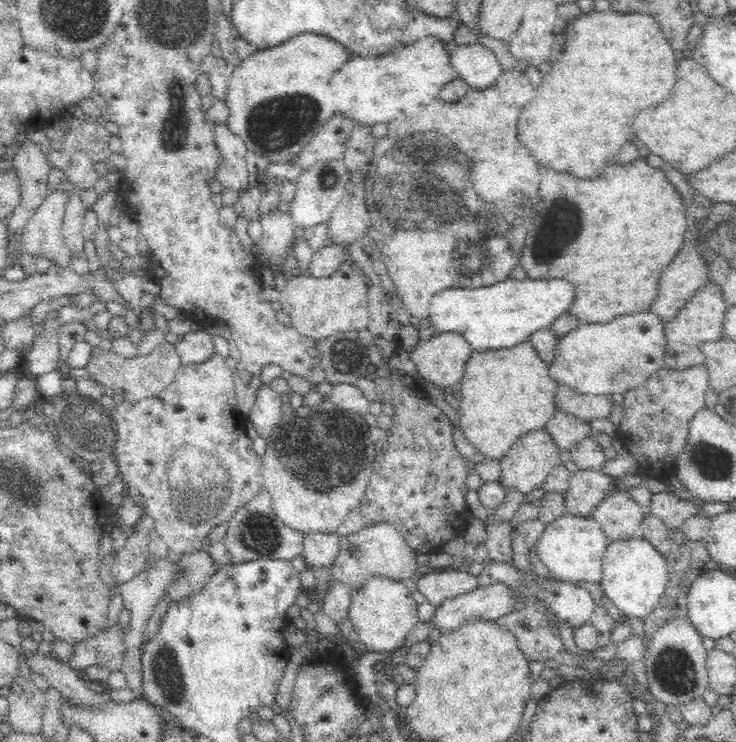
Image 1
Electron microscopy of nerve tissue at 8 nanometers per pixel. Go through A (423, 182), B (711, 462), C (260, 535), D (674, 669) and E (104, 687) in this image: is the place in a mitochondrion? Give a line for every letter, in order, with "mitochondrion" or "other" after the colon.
A: mitochondrion
B: mitochondrion
C: mitochondrion
D: mitochondrion
E: other

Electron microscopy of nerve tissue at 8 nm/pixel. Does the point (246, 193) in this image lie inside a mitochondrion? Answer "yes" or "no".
no

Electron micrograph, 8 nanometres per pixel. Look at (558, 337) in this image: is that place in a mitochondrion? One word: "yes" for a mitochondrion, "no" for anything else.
no

